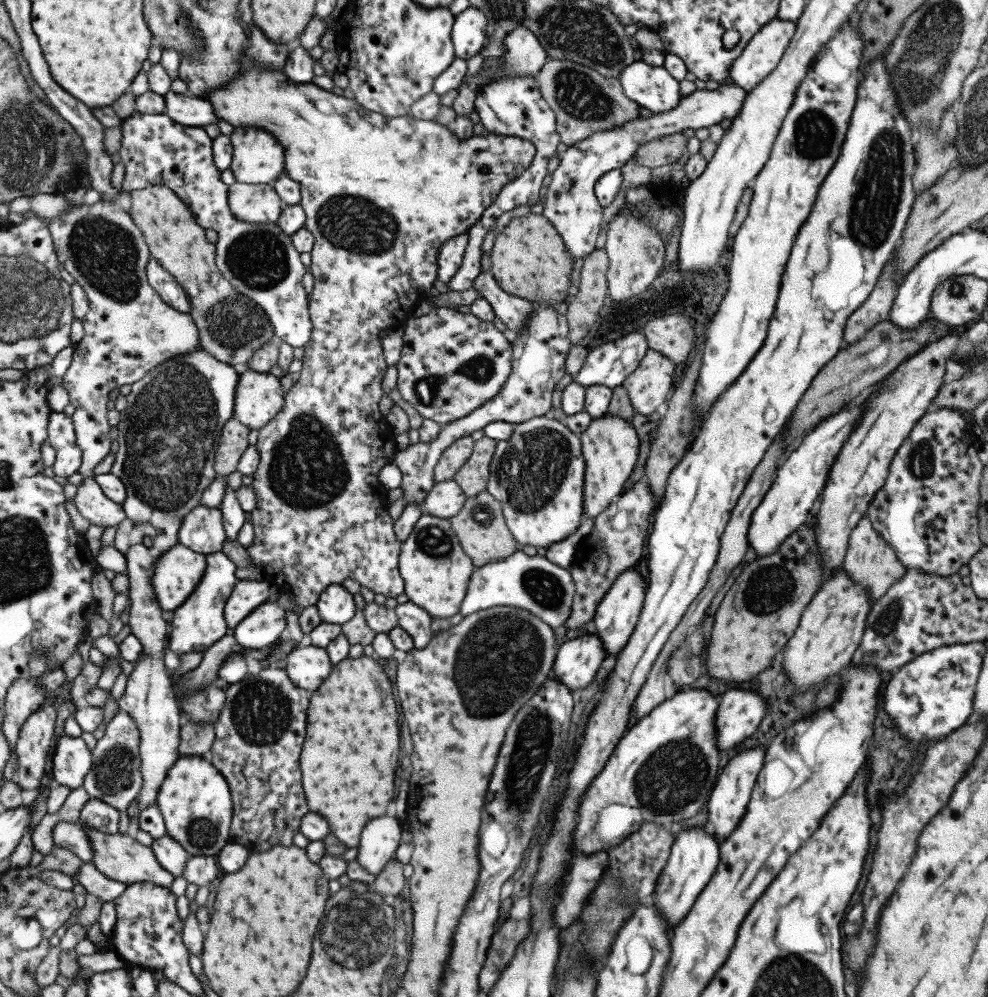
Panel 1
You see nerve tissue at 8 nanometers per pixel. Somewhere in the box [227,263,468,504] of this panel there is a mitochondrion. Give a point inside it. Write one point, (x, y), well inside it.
(424, 390)

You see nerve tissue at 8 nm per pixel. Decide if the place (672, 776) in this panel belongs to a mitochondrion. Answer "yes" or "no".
yes

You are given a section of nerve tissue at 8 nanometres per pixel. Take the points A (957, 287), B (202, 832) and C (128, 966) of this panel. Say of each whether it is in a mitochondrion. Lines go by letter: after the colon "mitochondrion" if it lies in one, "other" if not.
A: mitochondrion
B: mitochondrion
C: other

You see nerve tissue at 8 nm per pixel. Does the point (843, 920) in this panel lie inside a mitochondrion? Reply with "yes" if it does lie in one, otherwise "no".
no

